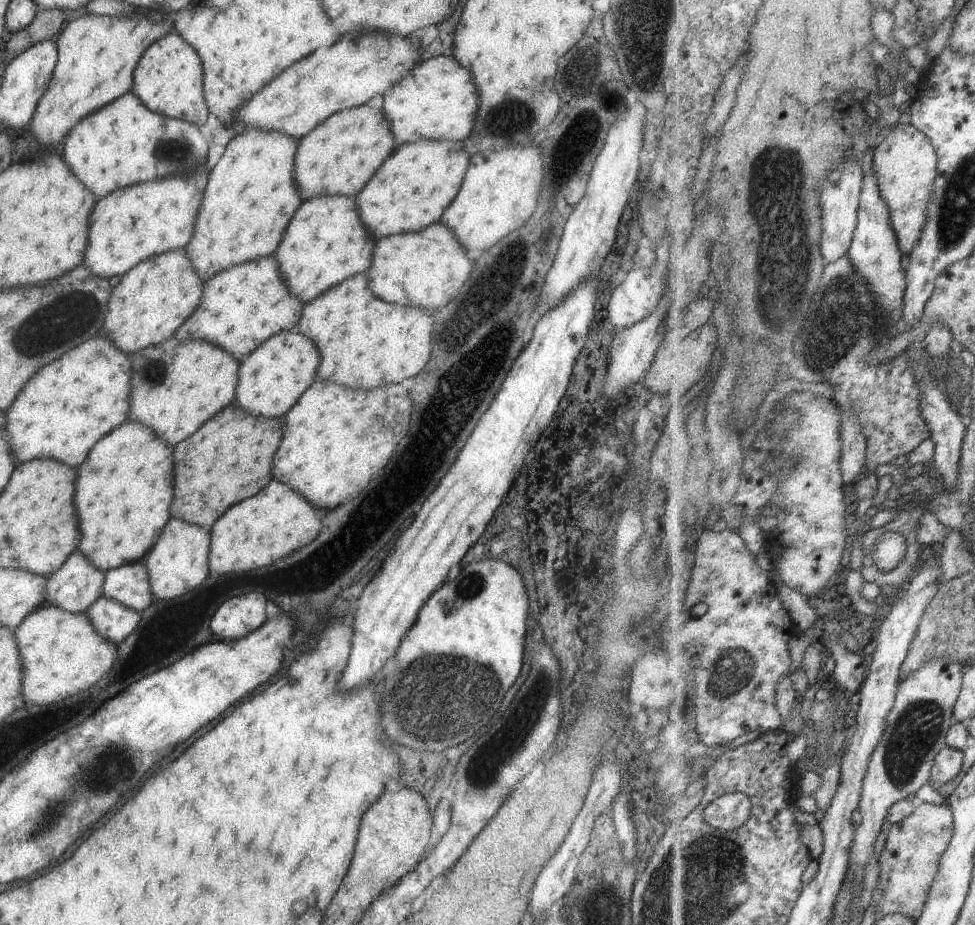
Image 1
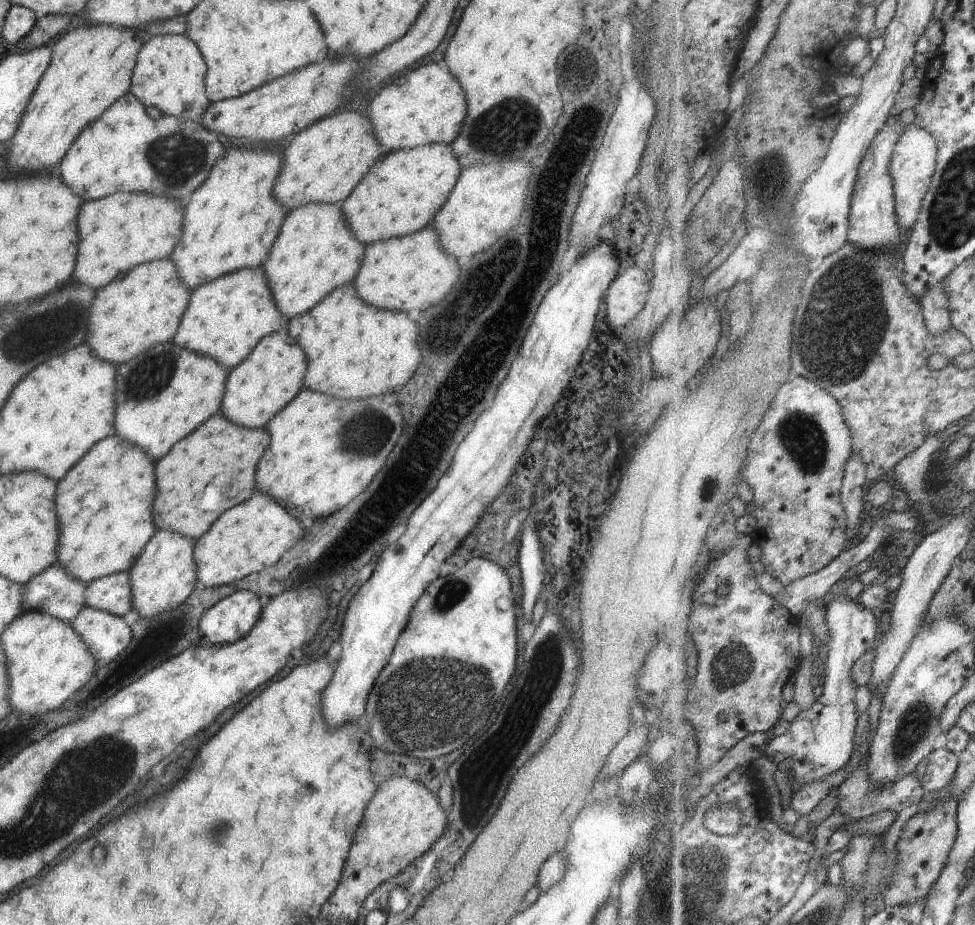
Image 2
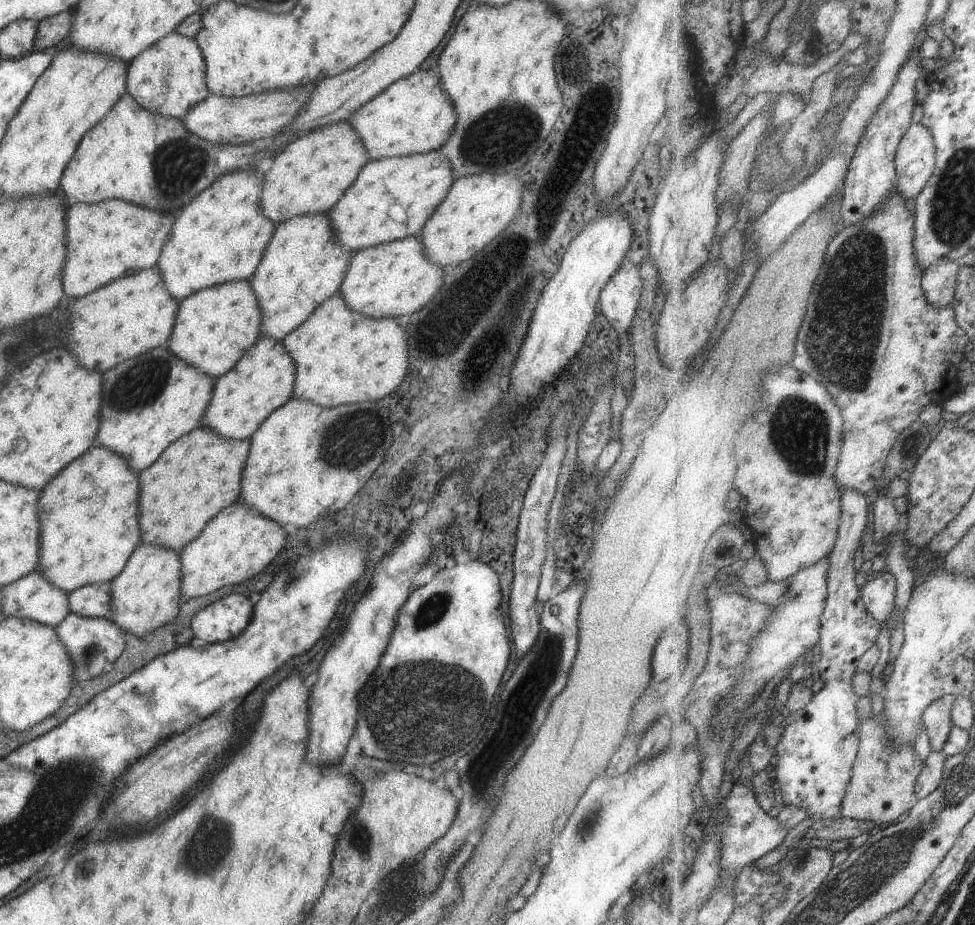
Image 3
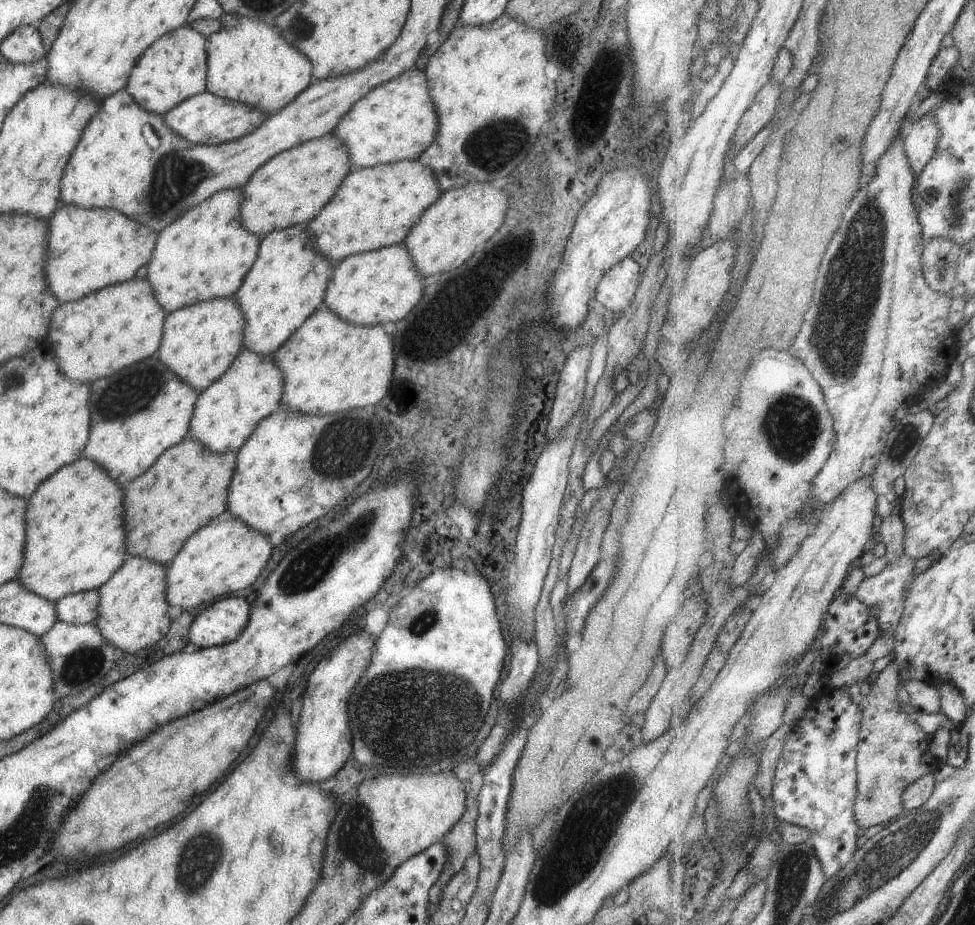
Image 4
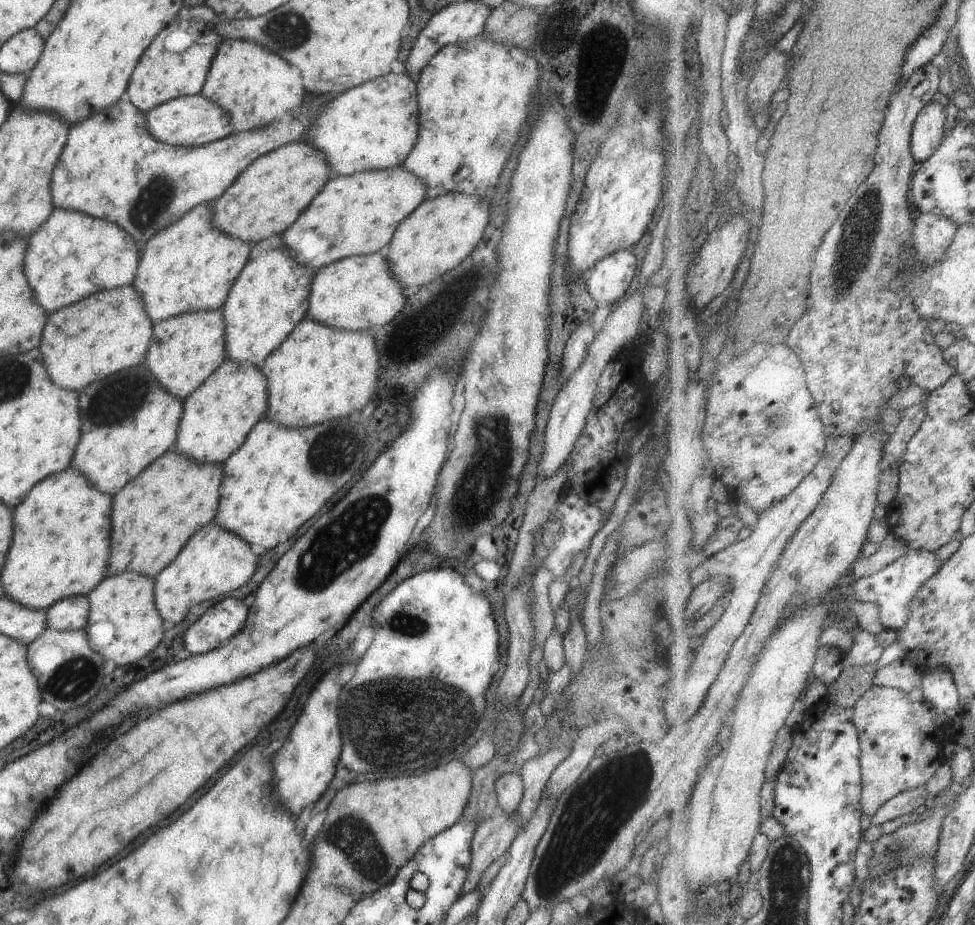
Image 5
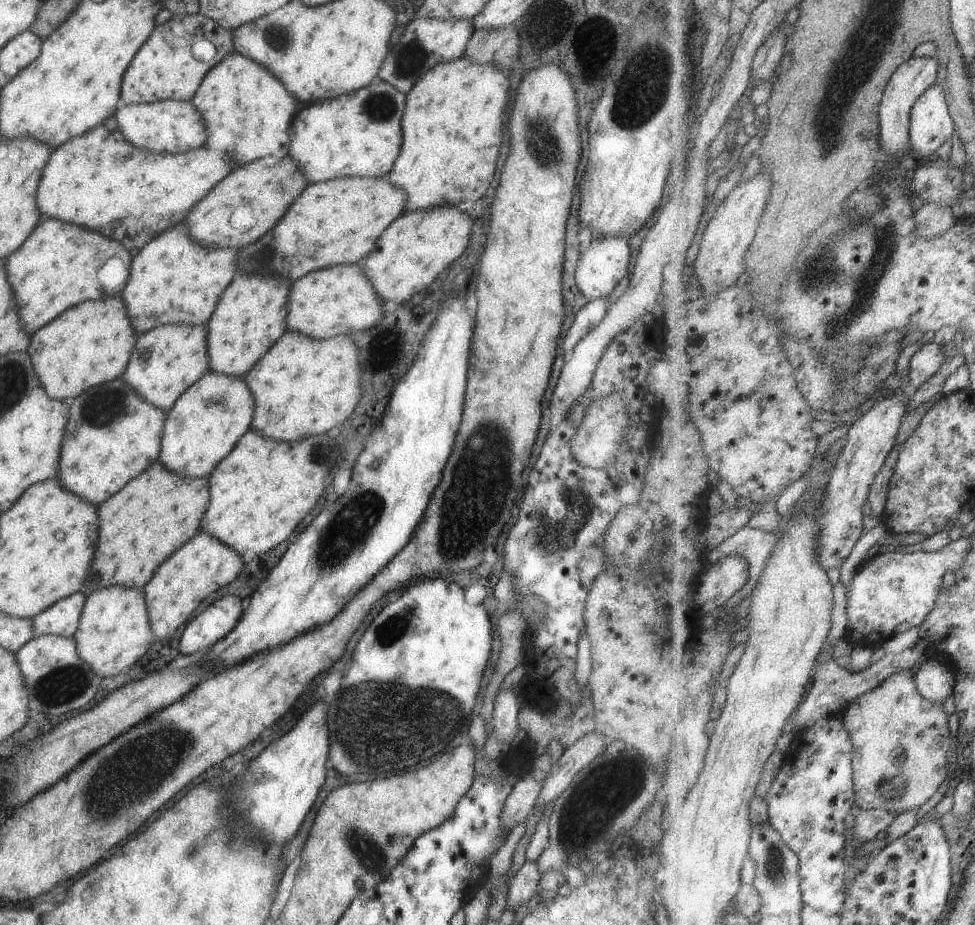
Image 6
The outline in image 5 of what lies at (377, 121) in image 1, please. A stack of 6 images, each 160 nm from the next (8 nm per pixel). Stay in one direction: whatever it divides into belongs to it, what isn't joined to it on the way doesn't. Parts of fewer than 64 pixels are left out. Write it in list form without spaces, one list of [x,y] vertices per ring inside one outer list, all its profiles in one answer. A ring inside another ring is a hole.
[[[297,142],[283,144],[255,158],[235,176],[223,194],[209,202],[211,226],[250,245],[283,233],[328,180],[329,170],[321,156],[309,144]]]

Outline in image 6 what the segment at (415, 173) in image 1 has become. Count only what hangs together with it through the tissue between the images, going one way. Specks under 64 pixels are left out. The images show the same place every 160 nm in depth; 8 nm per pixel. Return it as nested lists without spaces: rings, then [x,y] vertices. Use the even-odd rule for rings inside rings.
[[[343,177],[309,183],[288,206],[275,228],[253,244],[238,249],[236,274],[279,274],[294,281],[309,271],[340,264],[360,264],[385,227],[403,214],[405,201],[404,190],[388,183],[386,177]],[[307,250],[311,254],[305,254]]]

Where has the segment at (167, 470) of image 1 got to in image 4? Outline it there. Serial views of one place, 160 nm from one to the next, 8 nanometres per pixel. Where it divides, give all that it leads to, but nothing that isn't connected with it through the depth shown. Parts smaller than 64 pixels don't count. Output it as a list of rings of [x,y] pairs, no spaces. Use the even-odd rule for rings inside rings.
[[[80,456],[43,479],[27,499],[24,521],[23,562],[15,579],[38,597],[55,602],[68,594],[98,589],[124,561],[123,492],[91,459]]]

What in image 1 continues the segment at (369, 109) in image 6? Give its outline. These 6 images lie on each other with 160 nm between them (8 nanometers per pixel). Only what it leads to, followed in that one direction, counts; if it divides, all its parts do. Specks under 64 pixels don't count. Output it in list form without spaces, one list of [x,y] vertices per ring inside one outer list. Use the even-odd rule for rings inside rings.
[[[435,56],[416,62],[376,103],[387,118],[396,147],[423,139],[463,141],[475,121],[478,98],[467,70],[451,56]]]

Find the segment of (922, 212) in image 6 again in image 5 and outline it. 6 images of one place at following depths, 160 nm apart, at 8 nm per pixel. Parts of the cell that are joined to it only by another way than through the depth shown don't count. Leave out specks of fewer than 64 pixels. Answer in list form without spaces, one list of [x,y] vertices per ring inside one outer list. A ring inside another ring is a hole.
[[[921,213],[914,221],[916,256],[925,266],[933,266],[950,251],[959,227],[953,220],[935,214]]]

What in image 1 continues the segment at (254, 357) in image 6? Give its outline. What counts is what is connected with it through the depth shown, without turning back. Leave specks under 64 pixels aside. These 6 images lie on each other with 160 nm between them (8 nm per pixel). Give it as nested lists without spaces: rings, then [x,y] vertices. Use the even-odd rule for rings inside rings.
[[[317,195],[301,201],[289,219],[273,255],[288,291],[302,304],[371,264],[375,240],[364,229],[355,204],[350,196]]]

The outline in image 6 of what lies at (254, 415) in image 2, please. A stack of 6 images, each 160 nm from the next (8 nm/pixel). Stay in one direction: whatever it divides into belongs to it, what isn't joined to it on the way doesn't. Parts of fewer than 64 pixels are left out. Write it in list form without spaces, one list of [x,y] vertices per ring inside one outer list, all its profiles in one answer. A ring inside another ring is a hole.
[[[207,370],[165,412],[159,462],[181,476],[207,476],[247,431],[253,411],[254,402],[243,376],[237,378]]]

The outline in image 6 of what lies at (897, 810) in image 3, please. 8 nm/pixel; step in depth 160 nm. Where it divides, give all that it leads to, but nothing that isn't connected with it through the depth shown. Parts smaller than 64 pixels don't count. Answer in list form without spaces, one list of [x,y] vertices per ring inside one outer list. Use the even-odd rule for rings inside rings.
[[[902,670],[895,673],[892,677],[889,677],[879,688],[876,688],[873,692],[867,693],[862,697],[856,698],[849,710],[842,713],[843,720],[849,734],[852,738],[854,746],[853,762],[854,762],[854,783],[855,783],[855,796],[856,806],[863,810],[871,809],[885,809],[894,813],[901,813],[905,810],[913,810],[917,806],[923,806],[925,802],[929,802],[929,798],[939,790],[939,786],[945,782],[947,778],[947,750],[949,750],[949,744],[954,740],[949,732],[949,715],[943,709],[943,703],[933,702],[926,699],[915,682],[915,671]]]

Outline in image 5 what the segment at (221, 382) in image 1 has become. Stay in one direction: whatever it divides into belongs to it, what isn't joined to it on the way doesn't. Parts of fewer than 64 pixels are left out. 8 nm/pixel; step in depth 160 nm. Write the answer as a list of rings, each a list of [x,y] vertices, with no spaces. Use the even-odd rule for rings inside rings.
[[[143,364],[131,366],[127,370],[119,370],[99,382],[91,382],[83,390],[79,390],[80,434],[75,444],[75,454],[68,463],[75,473],[80,474],[89,482],[89,486],[97,488],[105,494],[115,494],[125,482],[129,482],[135,474],[139,474],[145,466],[149,466],[159,454],[169,450],[175,442],[175,430],[181,418],[182,400],[163,392],[163,388],[153,382],[151,374],[145,370]]]

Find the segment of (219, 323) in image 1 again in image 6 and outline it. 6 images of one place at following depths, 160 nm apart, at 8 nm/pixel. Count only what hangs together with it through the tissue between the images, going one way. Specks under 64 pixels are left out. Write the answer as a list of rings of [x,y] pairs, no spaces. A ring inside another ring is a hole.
[[[177,323],[156,326],[139,334],[123,371],[123,382],[144,401],[166,412],[180,394],[199,380],[208,368],[206,328]]]

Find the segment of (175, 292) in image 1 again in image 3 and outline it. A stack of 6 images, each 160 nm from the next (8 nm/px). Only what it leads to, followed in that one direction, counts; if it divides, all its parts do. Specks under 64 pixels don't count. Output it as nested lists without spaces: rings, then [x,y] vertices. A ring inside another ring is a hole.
[[[156,266],[139,270],[137,274],[131,276],[120,276],[89,294],[77,297],[73,304],[68,304],[71,306],[71,334],[63,343],[65,350],[73,354],[73,358],[77,358],[75,362],[79,362],[79,366],[87,370],[105,372],[107,368],[133,356],[164,346],[173,328],[178,302],[167,294]]]

